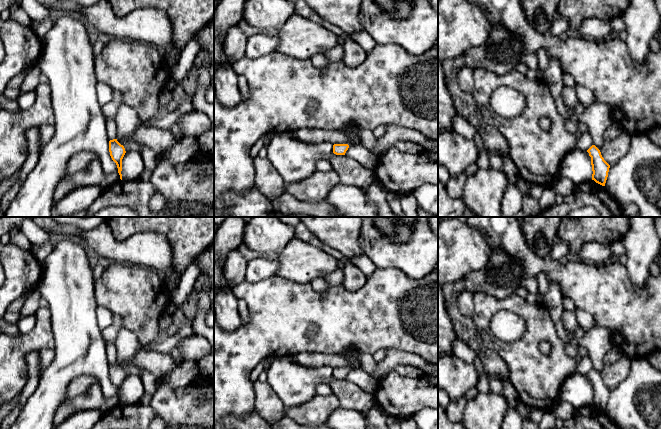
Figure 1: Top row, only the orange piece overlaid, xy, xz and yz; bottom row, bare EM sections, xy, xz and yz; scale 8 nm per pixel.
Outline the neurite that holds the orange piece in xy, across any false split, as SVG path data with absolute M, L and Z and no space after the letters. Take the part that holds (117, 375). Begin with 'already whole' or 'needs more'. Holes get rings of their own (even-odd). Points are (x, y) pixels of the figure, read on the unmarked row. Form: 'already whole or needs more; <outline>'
needs more; M114 342L106 344L107 359L109 362L109 376L112 384L116 387L120 403L122 404L122 383L126 377L125 372L117 365L117 352Z

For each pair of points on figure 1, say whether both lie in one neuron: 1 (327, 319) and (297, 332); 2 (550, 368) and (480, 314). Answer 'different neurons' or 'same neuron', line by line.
1: same neuron
2: same neuron

